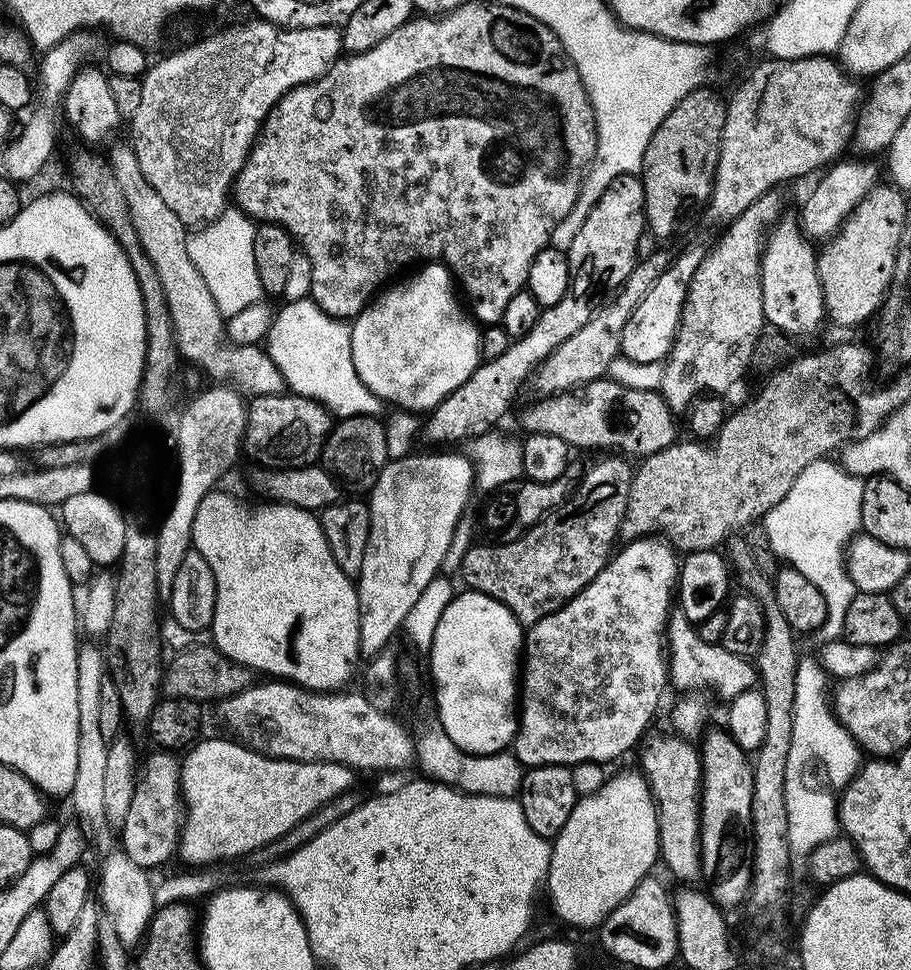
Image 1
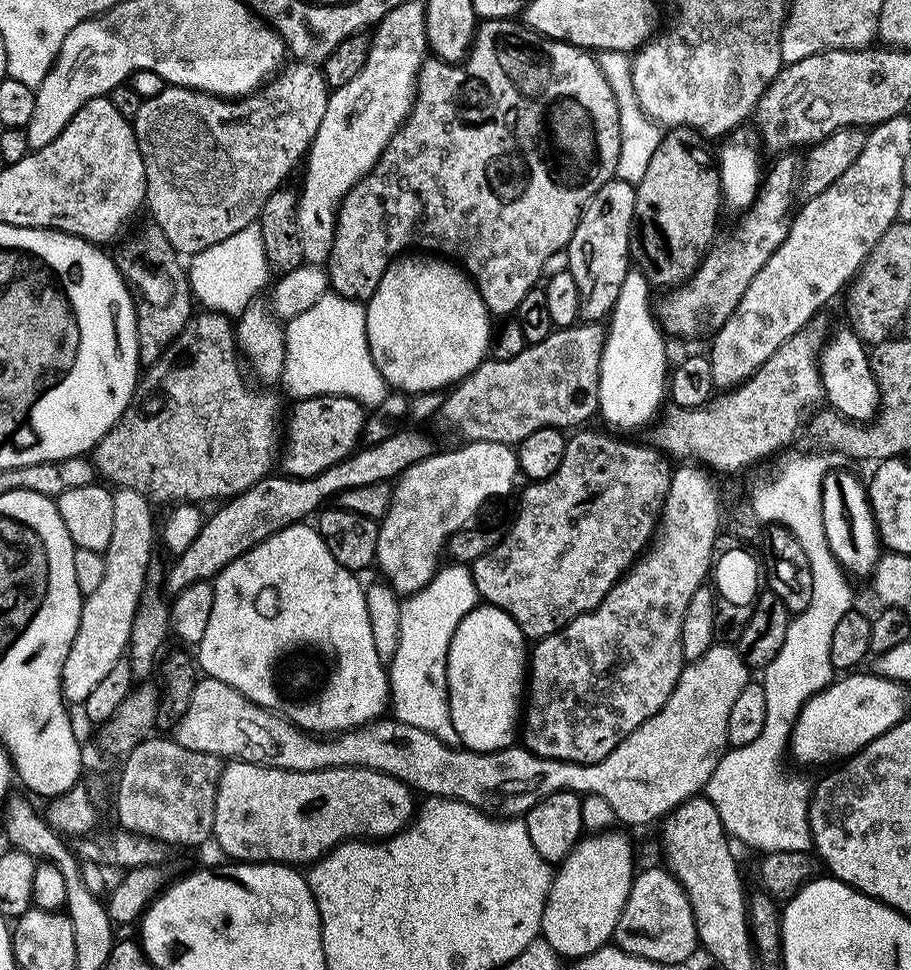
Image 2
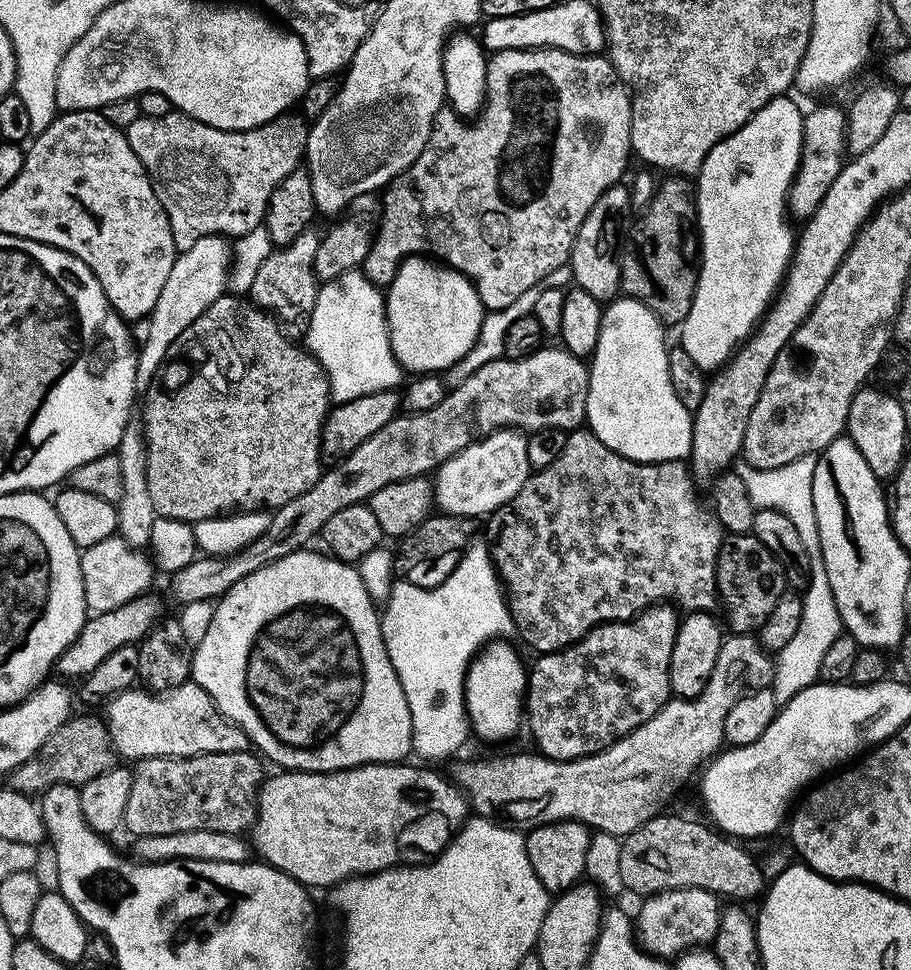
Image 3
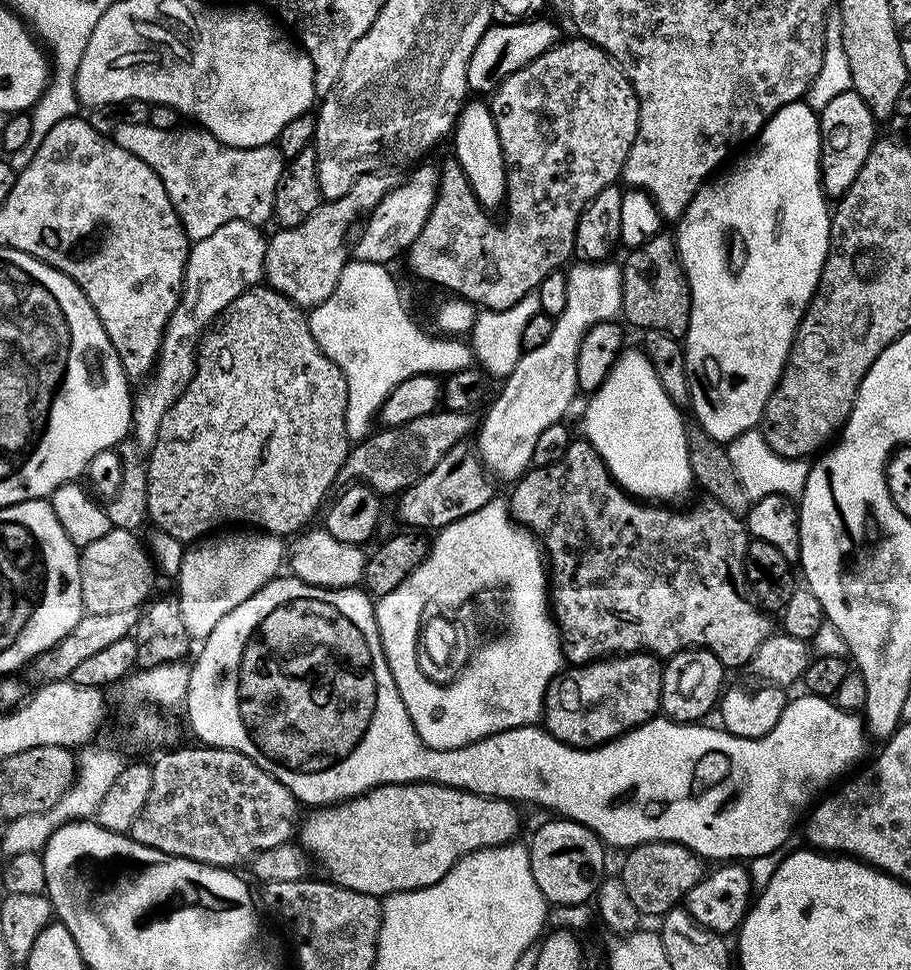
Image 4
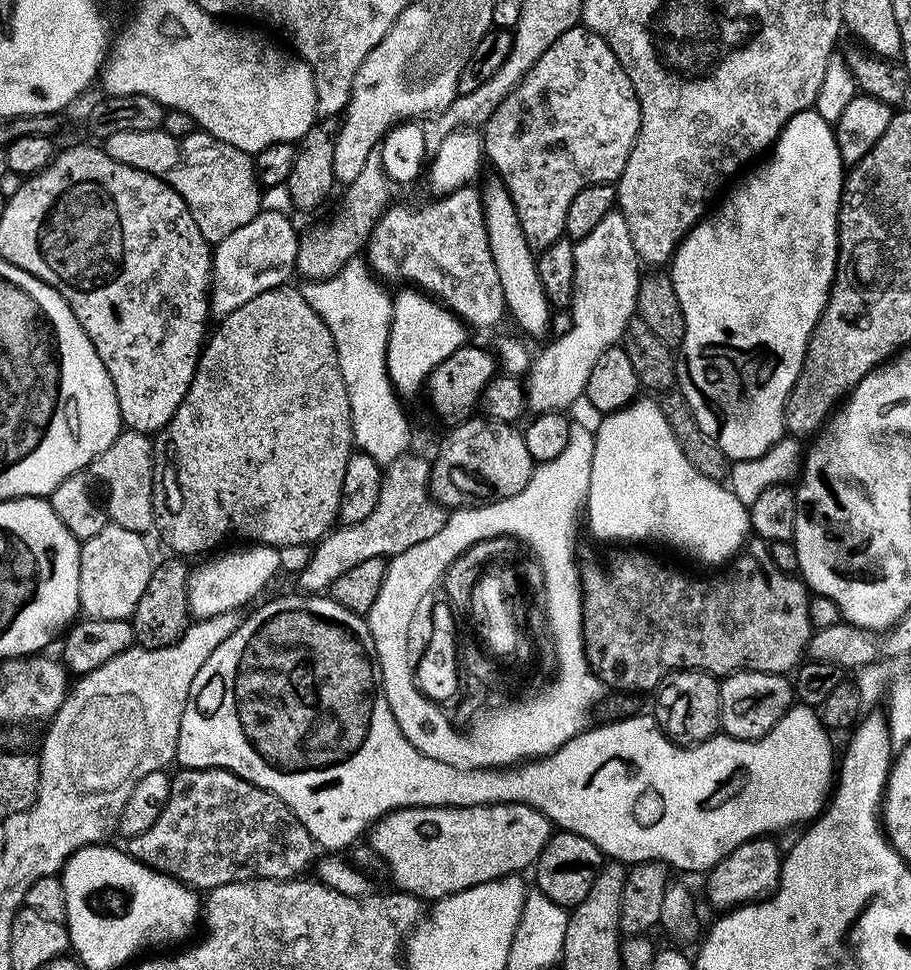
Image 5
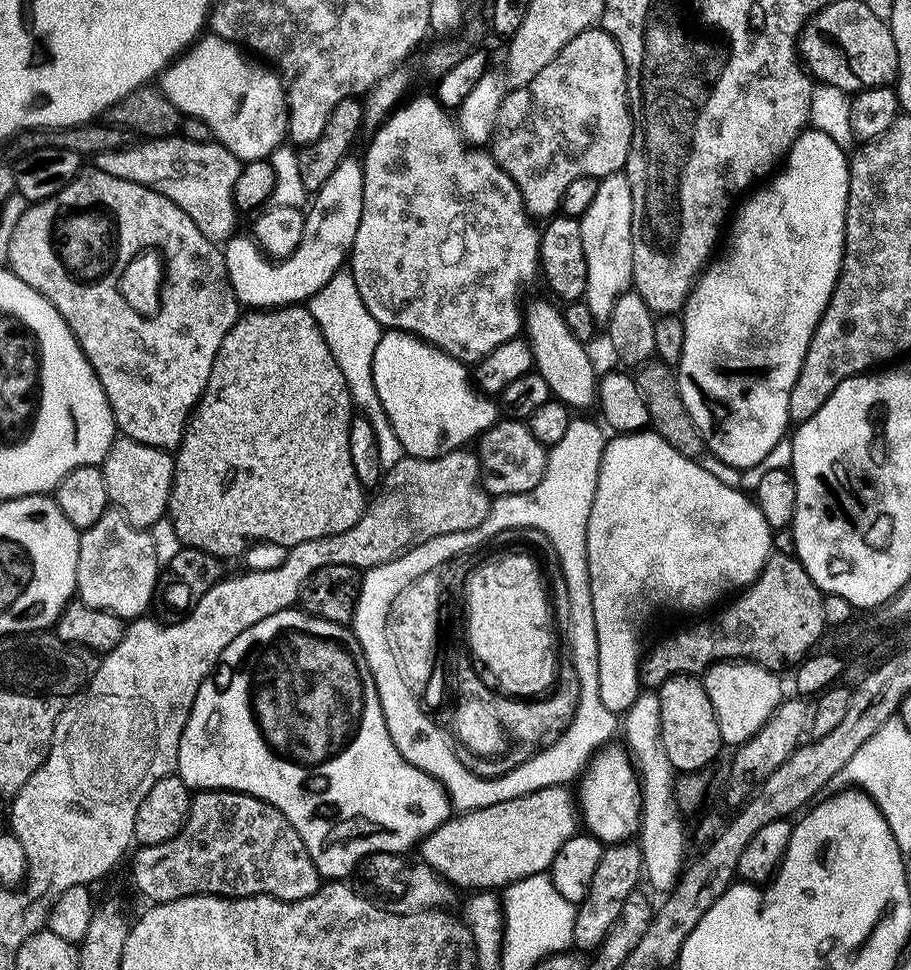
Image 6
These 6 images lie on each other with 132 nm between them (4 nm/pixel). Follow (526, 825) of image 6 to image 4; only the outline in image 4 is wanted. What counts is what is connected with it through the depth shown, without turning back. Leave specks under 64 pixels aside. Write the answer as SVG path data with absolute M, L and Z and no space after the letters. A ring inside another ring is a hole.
M383 784L363 796L341 800L335 806L320 806L298 824L298 843L313 861L325 868L327 879L346 890L377 898L396 892L418 890L442 882L446 874L466 854L483 848L511 844L520 832L520 812L510 800L493 800L441 784Z

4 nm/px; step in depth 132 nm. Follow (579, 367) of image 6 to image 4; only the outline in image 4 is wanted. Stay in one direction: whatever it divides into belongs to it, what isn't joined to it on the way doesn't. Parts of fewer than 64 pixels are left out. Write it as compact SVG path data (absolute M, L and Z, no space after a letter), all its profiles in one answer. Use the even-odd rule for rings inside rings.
M472 98L460 109L456 119L456 127L450 133L452 140L451 155L460 163L462 174L466 174L466 182L470 182L470 190L478 198L485 210L493 210L505 203L506 166L502 154L502 142L498 138L498 126L492 116L491 107L480 98Z

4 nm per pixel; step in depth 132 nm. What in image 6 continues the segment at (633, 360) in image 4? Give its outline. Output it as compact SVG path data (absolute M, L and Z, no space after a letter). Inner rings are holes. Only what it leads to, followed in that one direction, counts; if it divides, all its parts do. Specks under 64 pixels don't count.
M651 430L613 435L604 446L598 470L598 486L594 490L594 506L590 506L590 522L586 526L586 558L590 570L590 606L594 606L594 634L598 634L598 698L602 698L606 710L617 714L627 712L634 698L642 691L640 619L655 608L669 608L672 612L700 612L703 608L710 607L715 600L723 601L725 599L723 596L727 592L739 593L760 577L760 572L773 551L773 529L768 527L766 518L762 518L762 510L758 510L755 499L741 491L739 487L731 488L730 485L723 484L710 469L696 463L700 462L678 454L678 450L670 446L670 442L666 442Z

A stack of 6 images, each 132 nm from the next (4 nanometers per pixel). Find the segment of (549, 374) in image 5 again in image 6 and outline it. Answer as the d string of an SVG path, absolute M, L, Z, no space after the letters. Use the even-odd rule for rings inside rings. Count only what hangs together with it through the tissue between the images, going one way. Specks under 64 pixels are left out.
M623 171L603 177L597 183L594 200L590 202L590 210L579 217L582 230L582 250L586 250L586 290L584 303L590 306L590 314L598 322L607 321L610 310L614 310L614 302L622 293L629 291L632 283L632 199L630 198L630 182Z

